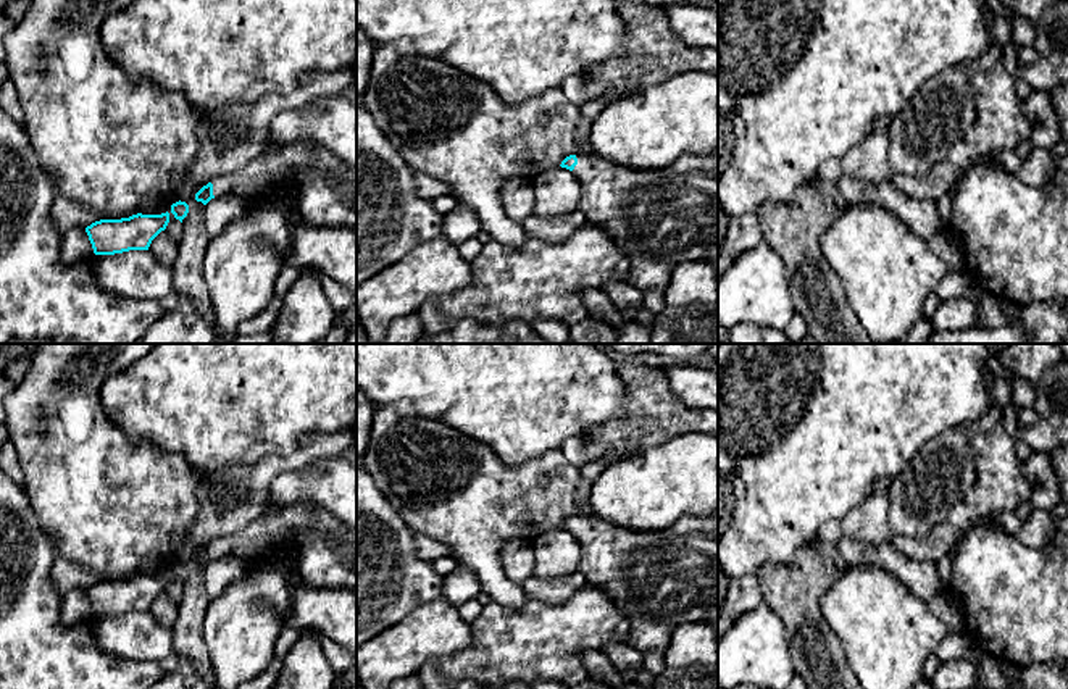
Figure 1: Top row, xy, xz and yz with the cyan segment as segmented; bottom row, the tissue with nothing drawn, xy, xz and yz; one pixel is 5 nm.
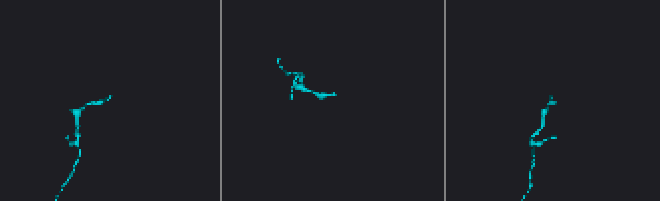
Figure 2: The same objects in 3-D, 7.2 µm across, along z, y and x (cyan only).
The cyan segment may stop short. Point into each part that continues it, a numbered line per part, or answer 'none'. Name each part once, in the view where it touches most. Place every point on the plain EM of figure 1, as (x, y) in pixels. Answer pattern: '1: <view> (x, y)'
1: xz (660, 580)

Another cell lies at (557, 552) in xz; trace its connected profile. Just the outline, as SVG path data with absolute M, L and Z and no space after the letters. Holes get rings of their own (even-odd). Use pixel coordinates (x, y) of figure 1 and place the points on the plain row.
M566 529L542 532L531 545L536 555L532 574L540 579L563 578L579 568L581 544Z

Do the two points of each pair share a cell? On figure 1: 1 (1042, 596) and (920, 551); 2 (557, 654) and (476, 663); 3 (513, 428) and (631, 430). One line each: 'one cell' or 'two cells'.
1: two cells
2: one cell
3: two cells

